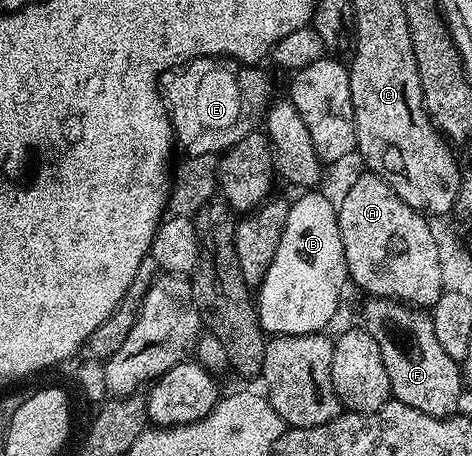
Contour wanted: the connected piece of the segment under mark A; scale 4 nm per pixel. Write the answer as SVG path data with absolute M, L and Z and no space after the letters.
M362 173L347 187L343 200L338 200L339 228L341 229L341 245L345 249L345 265L352 284L356 283L368 296L376 299L398 299L401 303L409 303L413 307L429 309L443 296L441 279L440 254L437 244L430 233L428 216L415 211L380 175Z

